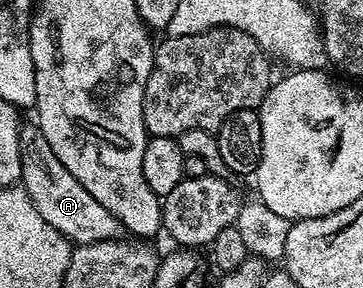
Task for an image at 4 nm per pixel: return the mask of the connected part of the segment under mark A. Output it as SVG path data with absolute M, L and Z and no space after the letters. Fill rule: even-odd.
M37 124L23 125L20 129L20 160L22 161L22 176L20 185L28 192L32 204L36 204L36 212L44 216L52 228L65 236L71 244L87 246L97 242L109 242L119 237L120 223L118 219L99 204L94 197L56 160L56 152L52 152L52 144L44 140L44 132Z

